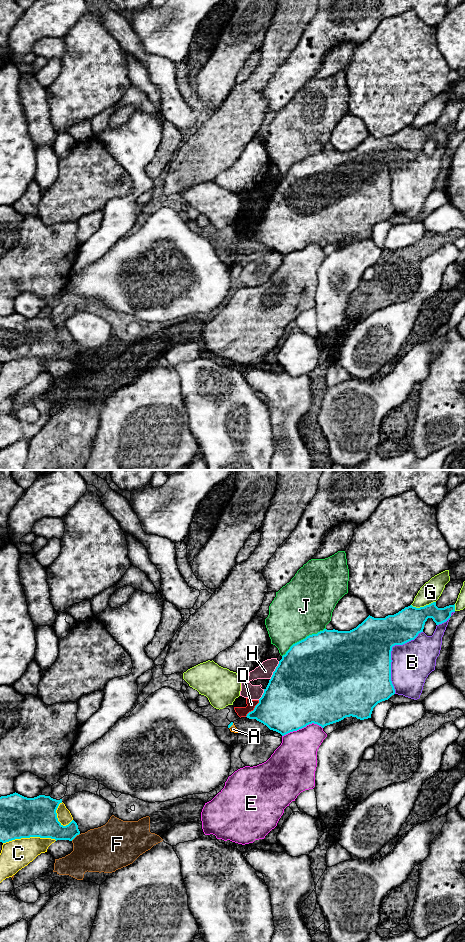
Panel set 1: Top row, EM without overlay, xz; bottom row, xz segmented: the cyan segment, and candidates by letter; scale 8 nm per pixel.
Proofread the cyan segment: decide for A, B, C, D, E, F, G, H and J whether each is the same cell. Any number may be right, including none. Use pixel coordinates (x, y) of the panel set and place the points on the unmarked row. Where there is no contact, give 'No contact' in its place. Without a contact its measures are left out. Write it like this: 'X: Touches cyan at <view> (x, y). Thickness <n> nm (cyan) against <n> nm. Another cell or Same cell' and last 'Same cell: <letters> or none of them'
A: Touches cyan at xz (231, 245). Thickness 20 nm (cyan) against 50 nm. Another cell
B: Touches cyan at xz (390, 175). Thickness 500 nm (cyan) against 320 nm. Another cell
C: Touches cyan at xz (29, 357). Thickness 340 nm (cyan) against 240 nm. Another cell
D: Touches cyan at xz (254, 229). Thickness 420 nm (cyan) against 80 nm. Another cell
E: Touches cyan at xz (302, 247). Thickness 480 nm (cyan) against 320 nm. Another cell
F: Touches cyan at xz (75, 356). Thickness 200 nm (cyan) against 360 nm. Another cell
G: Touches cyan at xz (424, 126). Thickness 260 nm (cyan) against 160 nm. Another cell
H: Touches cyan at xz (275, 190). Thickness 500 nm (cyan) against 130 nm. Another cell
J: Touches cyan at xz (303, 159). Thickness 500 nm (cyan) against 460 nm. Another cell
Same cell: none of them

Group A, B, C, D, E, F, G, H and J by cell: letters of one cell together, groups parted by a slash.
A D H / B / C / E / F / G / J

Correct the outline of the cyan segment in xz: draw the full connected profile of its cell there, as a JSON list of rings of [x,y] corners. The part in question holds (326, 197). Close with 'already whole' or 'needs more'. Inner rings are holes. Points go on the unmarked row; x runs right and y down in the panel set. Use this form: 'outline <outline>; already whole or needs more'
outline [[[436,122],[420,128],[410,125],[385,138],[374,138],[369,135],[361,144],[350,151],[324,149],[317,154],[307,156],[293,164],[282,176],[264,209],[262,217],[259,219],[259,223],[246,237],[256,239],[282,256],[312,243],[324,248],[350,236],[360,240],[371,238],[373,228],[395,214],[391,201],[392,167],[414,160],[419,153],[423,152],[428,138],[432,138],[436,145],[439,145],[446,142],[451,137],[452,132],[455,132],[455,124],[444,128],[438,128]]]; already whole

